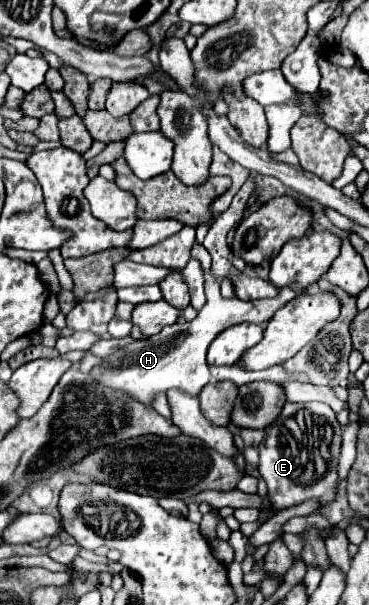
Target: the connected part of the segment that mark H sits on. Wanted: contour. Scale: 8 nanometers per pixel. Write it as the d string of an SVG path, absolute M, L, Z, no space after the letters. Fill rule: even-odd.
M196 244L192 248L192 256L196 260L200 260L202 264L202 270L204 270L204 280L206 280L206 304L204 308L198 312L198 316L192 320L192 322L184 322L184 324L172 324L172 326L166 326L162 328L160 334L156 336L150 336L146 340L136 340L132 344L128 344L126 348L118 350L114 356L108 356L104 358L104 362L100 366L96 366L90 374L104 386L110 386L114 390L122 390L126 392L128 396L136 398L138 402L150 406L154 396L160 394L160 392L168 392L170 388L180 388L182 392L190 394L190 396L198 396L200 390L210 382L210 370L208 370L208 364L206 364L206 350L210 346L210 342L226 328L230 326L236 326L236 324L242 324L242 322L254 322L254 324L266 324L276 310L280 310L282 306L286 306L292 298L296 298L296 294L302 294L302 292L294 292L292 288L280 288L278 296L274 298L260 298L260 300L238 300L238 298L224 298L220 294L220 280L214 278L210 274L210 254L208 250L202 246L202 244Z

